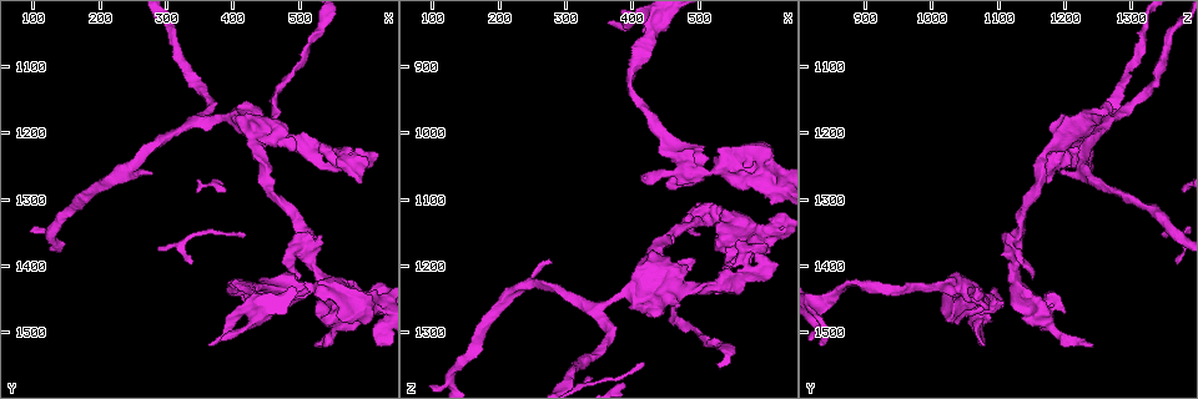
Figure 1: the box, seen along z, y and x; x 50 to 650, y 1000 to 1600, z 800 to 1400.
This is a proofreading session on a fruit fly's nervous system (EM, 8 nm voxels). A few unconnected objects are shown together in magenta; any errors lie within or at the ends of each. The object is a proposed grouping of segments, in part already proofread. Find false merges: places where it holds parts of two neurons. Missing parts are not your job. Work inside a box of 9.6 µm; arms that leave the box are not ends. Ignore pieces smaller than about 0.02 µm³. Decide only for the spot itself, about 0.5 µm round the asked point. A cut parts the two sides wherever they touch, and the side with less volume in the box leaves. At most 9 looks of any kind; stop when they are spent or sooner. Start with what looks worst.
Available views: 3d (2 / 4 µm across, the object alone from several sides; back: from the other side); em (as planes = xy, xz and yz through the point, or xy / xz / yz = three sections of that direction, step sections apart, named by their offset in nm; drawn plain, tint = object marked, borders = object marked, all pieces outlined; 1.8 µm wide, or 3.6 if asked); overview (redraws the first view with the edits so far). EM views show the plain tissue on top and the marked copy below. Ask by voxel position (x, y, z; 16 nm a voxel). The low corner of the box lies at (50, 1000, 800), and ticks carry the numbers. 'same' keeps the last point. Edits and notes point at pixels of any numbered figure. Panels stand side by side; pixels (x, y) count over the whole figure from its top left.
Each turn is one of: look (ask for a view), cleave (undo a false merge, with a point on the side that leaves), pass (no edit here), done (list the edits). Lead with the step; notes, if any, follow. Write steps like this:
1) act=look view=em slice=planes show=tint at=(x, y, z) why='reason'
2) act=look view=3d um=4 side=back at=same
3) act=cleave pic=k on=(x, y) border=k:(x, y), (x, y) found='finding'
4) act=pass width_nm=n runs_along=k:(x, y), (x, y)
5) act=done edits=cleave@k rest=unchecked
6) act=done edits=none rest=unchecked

act=look view=em slice=planes show=tint at=(570, 1240, 1215) why='side arm on a straight run'

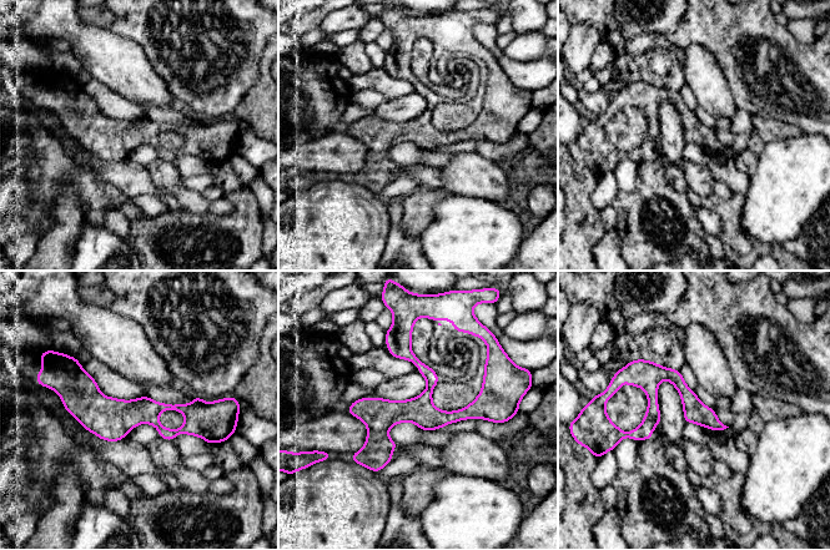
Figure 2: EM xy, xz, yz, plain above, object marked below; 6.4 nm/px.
act=pass width_nm=150 runs_along=2:(65, 397), (92, 409), (214, 404) found='one neuron here'

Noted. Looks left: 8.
act=look view=em um=3.6 slice=planes show=tint at=(465, 1175, 1265) why='abrupt turn'

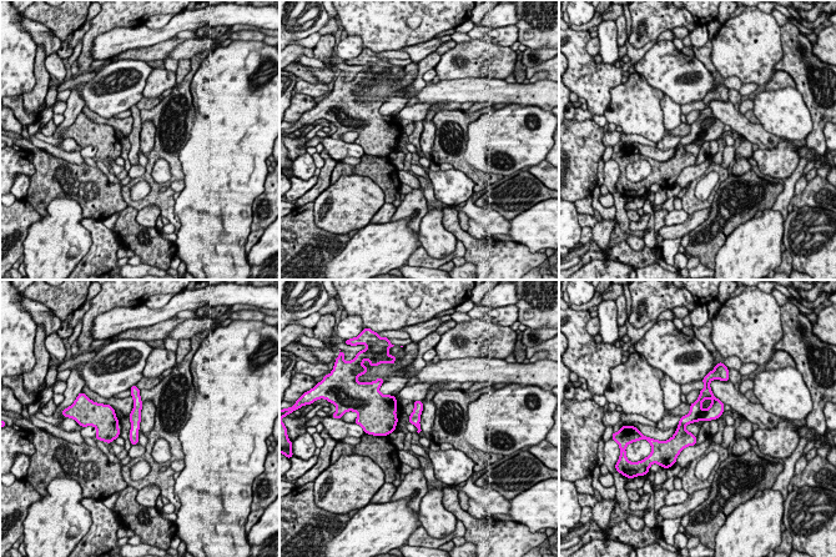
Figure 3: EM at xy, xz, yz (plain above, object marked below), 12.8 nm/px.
act=pass width_nm=160 runs_along=3:(134, 390), (136, 396), (134, 441) found='continuous, no second neuron'

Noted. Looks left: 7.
act=look view=em slice=xz step=8 show=tint at=(620, 1450, 1075) why='abrupt turn'

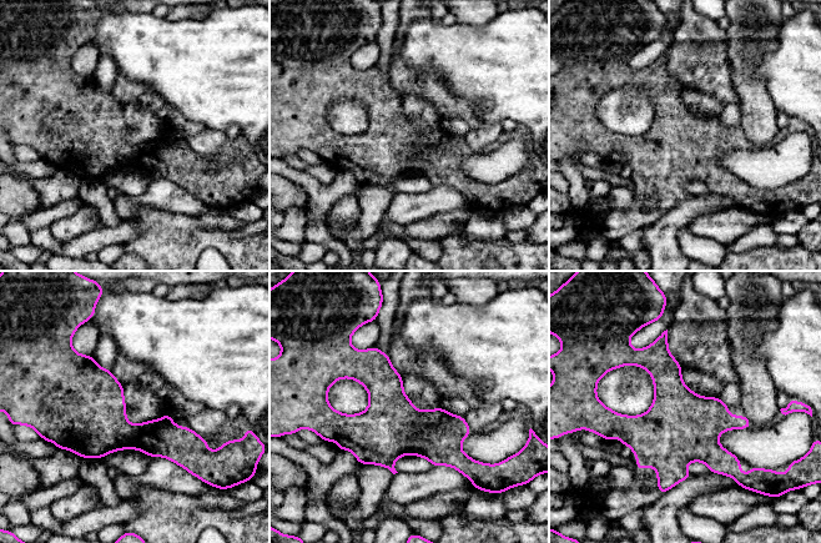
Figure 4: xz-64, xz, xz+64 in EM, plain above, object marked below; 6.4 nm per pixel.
act=look view=em slice=planes show=tint at=same why='another direction'

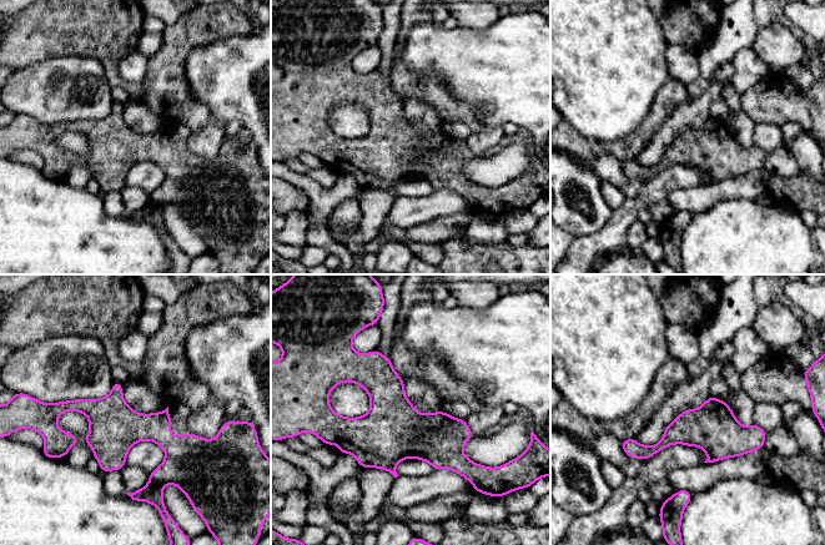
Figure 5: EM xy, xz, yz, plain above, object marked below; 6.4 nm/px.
act=pass width_nm=300 runs_along=5:(56, 408), (201, 440) found='continuous, no second neuron'

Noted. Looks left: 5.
act=look view=em slice=planes show=tint at=(480, 1435, 1055) why='a narrow waist'

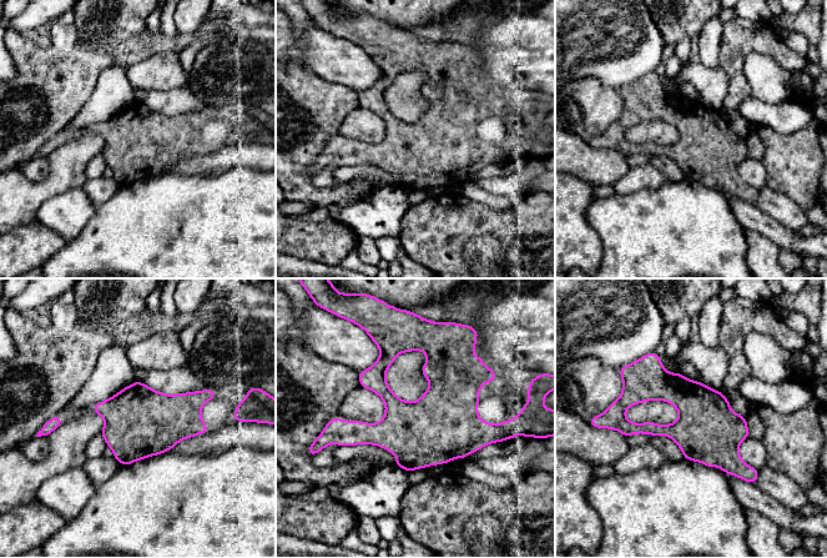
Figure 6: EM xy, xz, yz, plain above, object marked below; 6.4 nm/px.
act=pass width_nm=420 found='continuous, no second neuron'

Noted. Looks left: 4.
act=done edits=none rest=unchecked

